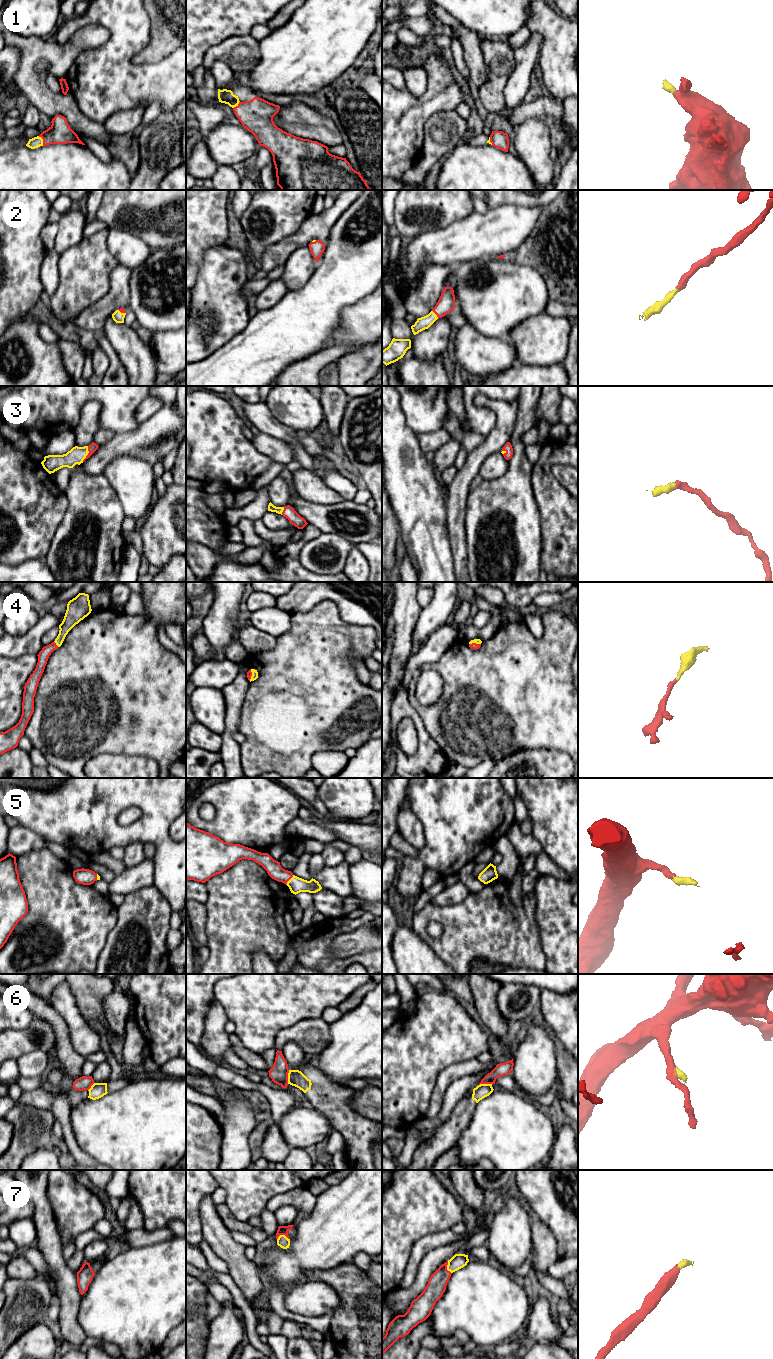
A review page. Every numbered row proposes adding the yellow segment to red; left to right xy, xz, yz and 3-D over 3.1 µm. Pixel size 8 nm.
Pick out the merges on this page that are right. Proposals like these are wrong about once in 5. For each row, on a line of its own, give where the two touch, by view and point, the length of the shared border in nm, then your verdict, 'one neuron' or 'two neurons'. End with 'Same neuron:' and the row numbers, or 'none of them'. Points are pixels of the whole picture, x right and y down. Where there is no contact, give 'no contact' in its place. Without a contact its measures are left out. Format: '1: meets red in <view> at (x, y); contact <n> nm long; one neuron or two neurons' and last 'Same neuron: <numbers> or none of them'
1: meets red in xy at (43, 140); contact 90 nm long; one neuron
2: meets red in yz at (435, 313); contact 90 nm long; one neuron
3: meets red in xy at (88, 454); contact 140 nm long; one neuron
4: meets red in xy at (55, 644); contact 60 nm long; one neuron
5: meets red in xz at (289, 879); contact 100 nm long; one neuron
6: meets red in xz at (287, 1077); contact 110 nm long; two neurons
7: meets red in xz at (283, 1234); contact 110 nm long; one neuron
Same neuron: 1, 2, 3, 4, 5, 7

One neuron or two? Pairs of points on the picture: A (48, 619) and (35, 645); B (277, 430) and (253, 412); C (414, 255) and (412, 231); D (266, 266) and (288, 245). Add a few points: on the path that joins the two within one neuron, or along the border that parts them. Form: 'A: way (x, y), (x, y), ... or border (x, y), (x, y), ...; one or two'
A: way (43, 625), (36, 632), (35, 639); one
B: way (271, 426), (259, 415); one
C: border (435, 228), (424, 231), (410, 239); two
D: way (271, 261), (283, 249); one

